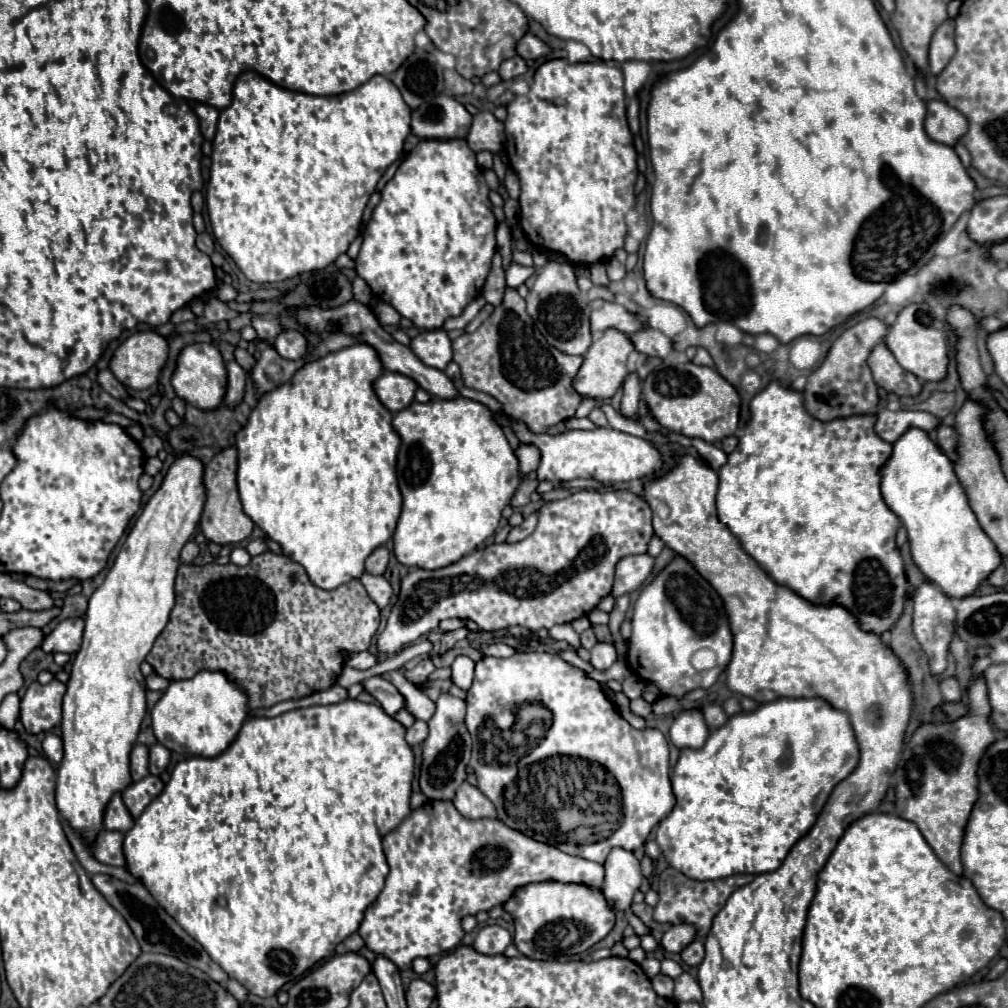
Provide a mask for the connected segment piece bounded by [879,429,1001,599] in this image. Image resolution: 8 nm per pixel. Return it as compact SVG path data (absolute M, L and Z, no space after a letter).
M909 429L903 433L895 445L891 459L881 467L881 493L889 509L901 519L903 527L909 533L909 545L915 565L921 569L921 573L939 585L943 593L951 599L965 599L971 597L987 579L989 575L999 567L1001 555L995 547L995 543L983 533L979 527L973 511L967 505L967 497L963 493L963 487L959 479L955 477L953 463L945 453L929 439L929 435L921 429Z

